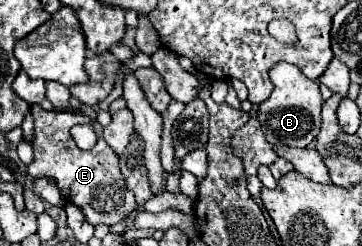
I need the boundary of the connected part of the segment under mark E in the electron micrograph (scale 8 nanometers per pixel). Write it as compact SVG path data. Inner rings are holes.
M34 104L30 108L34 116L34 162L28 164L30 176L46 176L52 178L64 196L66 204L74 204L82 210L84 218L96 226L106 224L112 226L122 220L122 216L136 210L134 194L126 188L124 176L118 166L118 154L106 144L102 136L102 126L98 122L92 122L98 142L92 150L80 150L70 134L70 128L76 124L90 124L90 118L86 118L80 112L56 112L56 110L44 110L40 104Z

